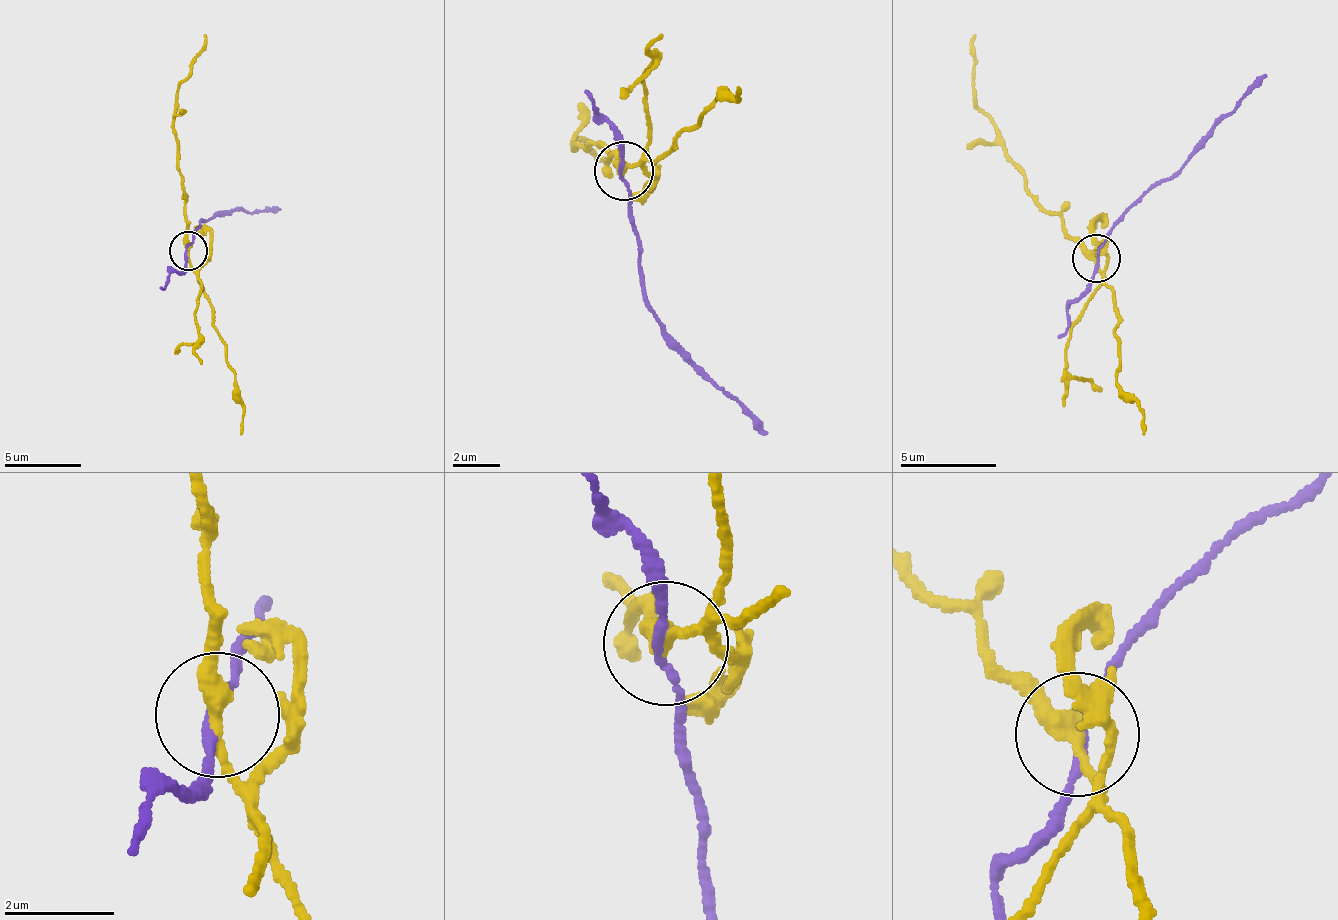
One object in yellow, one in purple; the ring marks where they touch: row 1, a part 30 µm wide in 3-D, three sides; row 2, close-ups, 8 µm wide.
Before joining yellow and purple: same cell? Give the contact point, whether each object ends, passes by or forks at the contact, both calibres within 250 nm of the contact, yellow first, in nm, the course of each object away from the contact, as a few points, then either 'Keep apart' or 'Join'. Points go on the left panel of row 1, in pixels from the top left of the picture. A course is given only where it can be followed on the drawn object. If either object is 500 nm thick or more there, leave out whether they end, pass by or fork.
Place: (188, 251). At the ring yellow passes by. At the ring purple passes by. Thickness 300 nm (yellow) against 140 nm. Course of yellow: (189, 251), (173, 107), (207, 38), (202, 36). Course of purple: (185, 253), (202, 220), (223, 212), (280, 208). Keep apart

